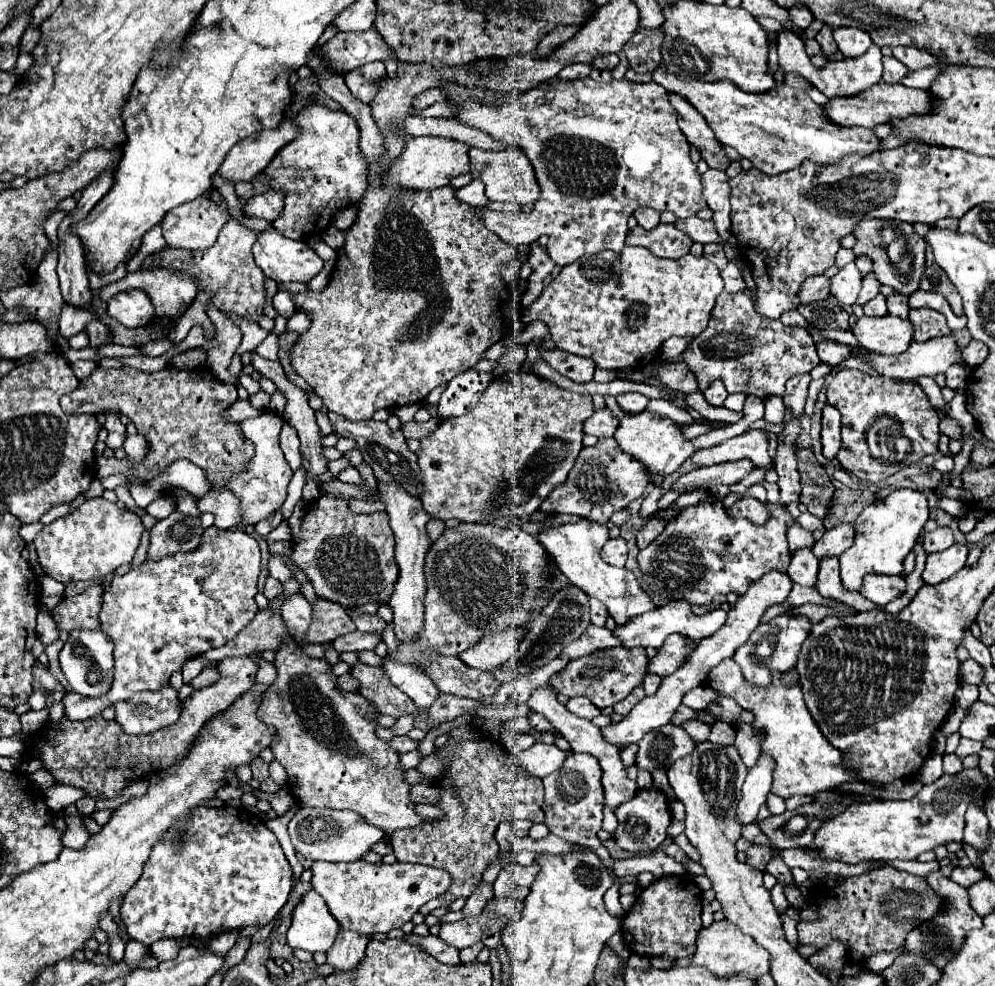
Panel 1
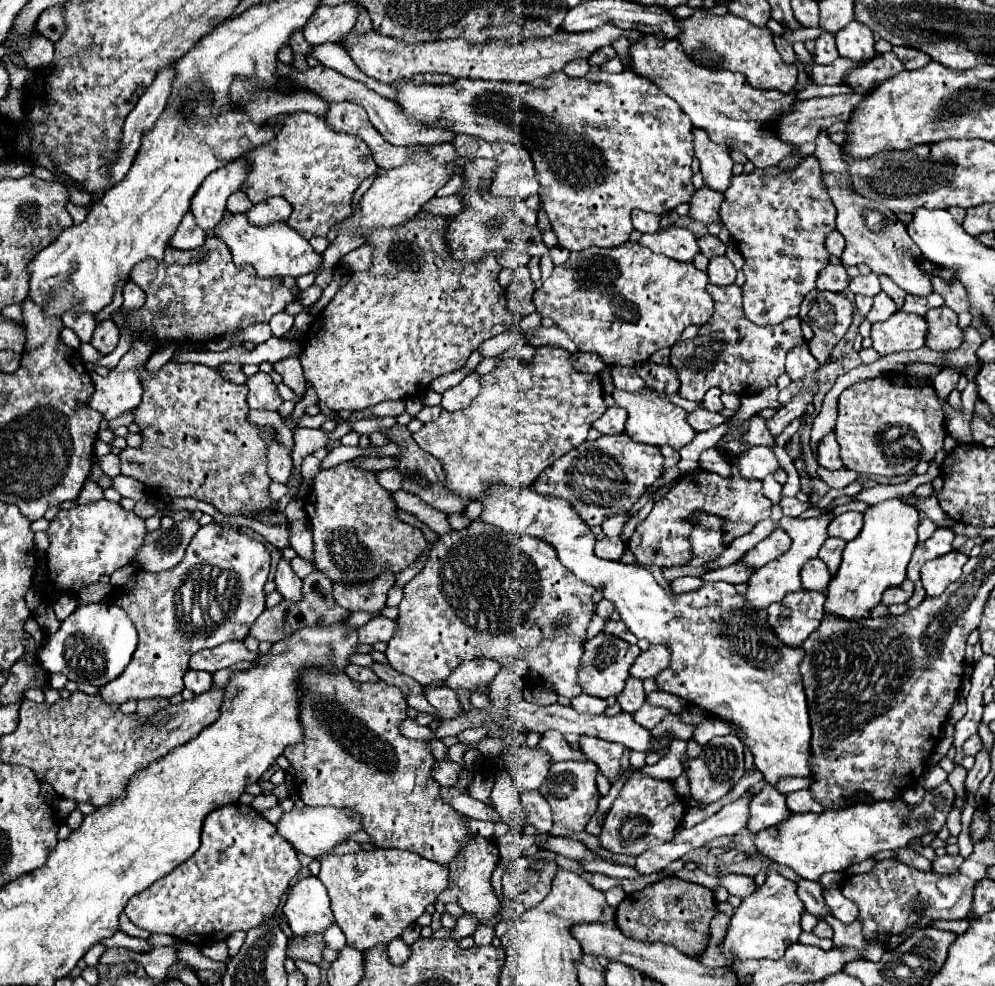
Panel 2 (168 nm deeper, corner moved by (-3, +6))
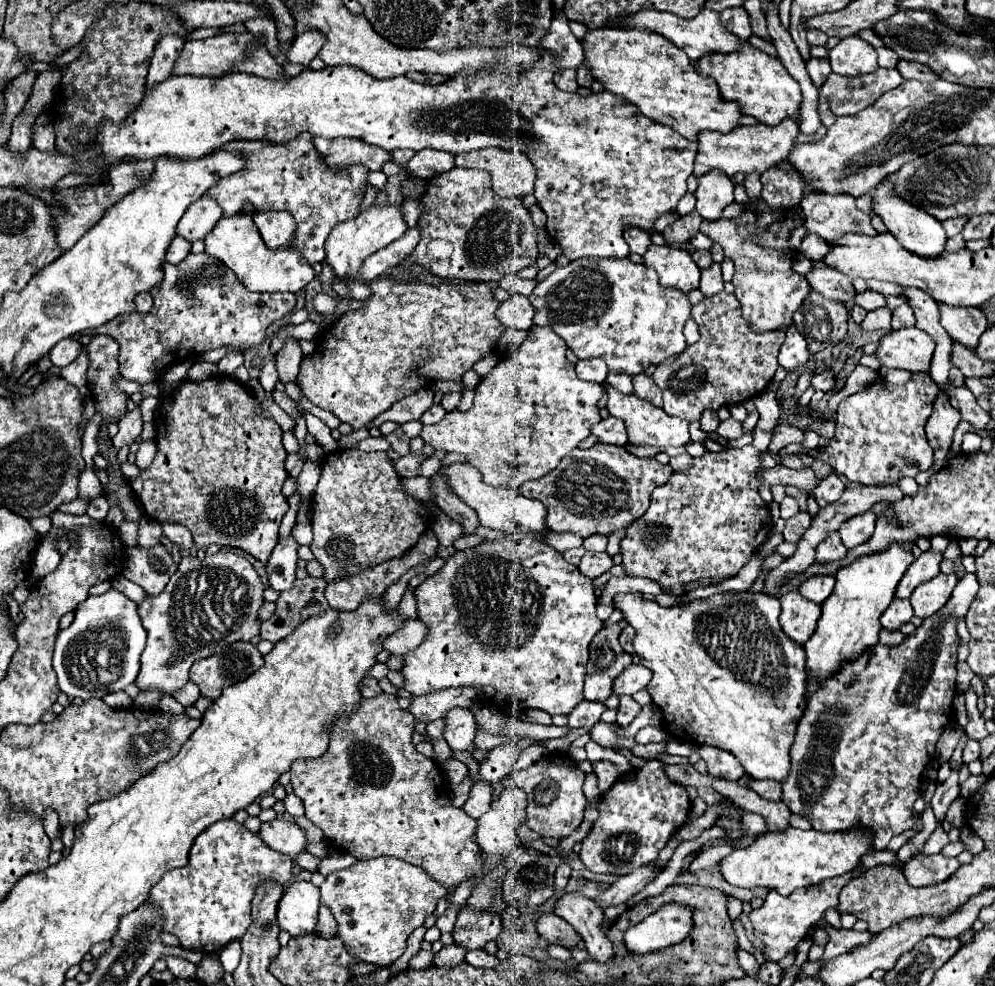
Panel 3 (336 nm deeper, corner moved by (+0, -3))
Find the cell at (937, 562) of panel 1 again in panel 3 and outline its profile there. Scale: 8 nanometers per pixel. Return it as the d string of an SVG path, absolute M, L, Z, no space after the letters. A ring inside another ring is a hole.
M939 574L923 584L919 584L913 594L911 594L911 606L919 618L933 616L939 608L945 606L949 600L955 584L957 584L957 574Z

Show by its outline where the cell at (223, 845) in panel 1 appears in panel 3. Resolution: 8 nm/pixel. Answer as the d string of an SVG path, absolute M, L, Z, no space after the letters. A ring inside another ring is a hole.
M231 818L219 820L195 838L195 844L189 854L189 864L177 870L169 870L151 888L143 904L161 910L163 932L175 934L179 938L181 948L197 950L201 954L217 954L225 944L229 944L231 940L239 940L247 932L251 924L251 900L255 896L255 890L261 886L261 882L277 882L285 886L293 876L291 866L293 860L289 856L265 846L263 840L255 832L245 830L243 824Z

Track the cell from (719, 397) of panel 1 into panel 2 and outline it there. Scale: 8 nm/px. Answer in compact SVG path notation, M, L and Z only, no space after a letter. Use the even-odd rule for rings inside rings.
M712 387L712 389L704 395L704 399L702 399L702 407L708 409L708 411L716 411L716 413L720 413L720 411L722 411L720 395L722 395L722 391L720 391L718 387Z

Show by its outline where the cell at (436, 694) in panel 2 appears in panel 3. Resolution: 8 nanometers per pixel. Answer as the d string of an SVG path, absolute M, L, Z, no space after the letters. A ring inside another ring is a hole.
M451 708L449 712L445 712L443 720L445 720L443 738L447 740L447 744L453 750L465 752L465 750L473 748L473 738L475 738L475 732L477 732L477 724L475 724L475 718L473 718L471 710Z

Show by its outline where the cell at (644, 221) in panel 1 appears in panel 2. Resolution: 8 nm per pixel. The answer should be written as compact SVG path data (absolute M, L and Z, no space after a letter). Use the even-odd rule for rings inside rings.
M632 211L632 225L640 233L656 233L660 231L660 217L656 213L644 213L644 211Z

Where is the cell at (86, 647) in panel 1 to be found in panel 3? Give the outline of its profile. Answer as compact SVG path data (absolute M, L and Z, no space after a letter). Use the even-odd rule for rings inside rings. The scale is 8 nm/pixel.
M109 590L101 596L89 596L81 606L75 610L75 620L69 628L61 630L55 640L55 654L53 654L53 670L57 674L57 686L67 696L75 698L103 698L105 692L117 692L129 686L139 672L139 656L145 648L145 628L137 616L137 604L129 600L125 594L117 590Z

